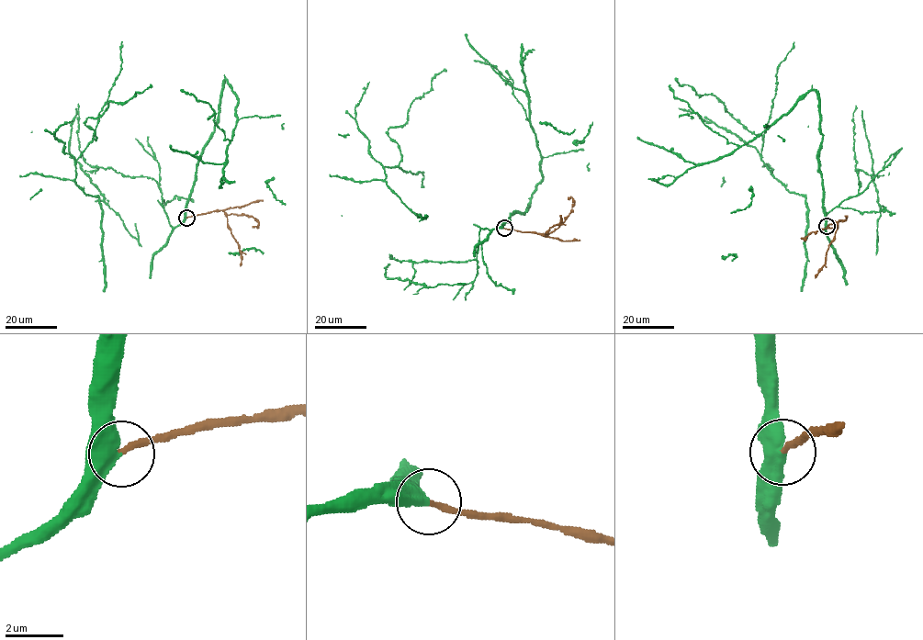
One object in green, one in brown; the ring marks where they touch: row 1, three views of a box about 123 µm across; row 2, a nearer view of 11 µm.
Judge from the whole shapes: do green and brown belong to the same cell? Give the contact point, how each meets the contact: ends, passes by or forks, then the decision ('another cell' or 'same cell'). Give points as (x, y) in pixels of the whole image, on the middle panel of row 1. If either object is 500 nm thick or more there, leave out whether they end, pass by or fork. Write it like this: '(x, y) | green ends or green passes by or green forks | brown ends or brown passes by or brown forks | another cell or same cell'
(504, 228) | same cell

